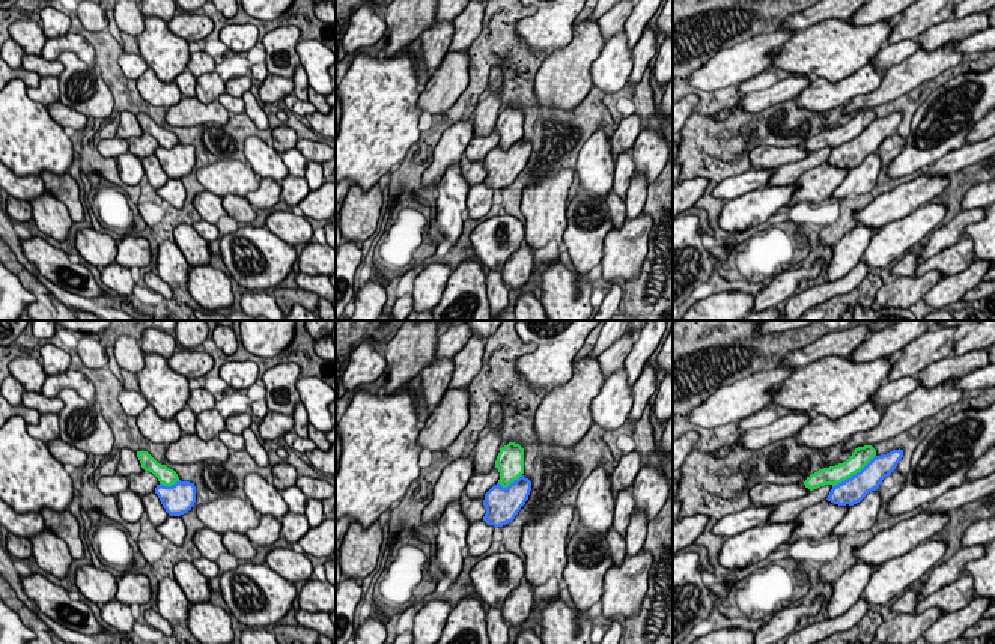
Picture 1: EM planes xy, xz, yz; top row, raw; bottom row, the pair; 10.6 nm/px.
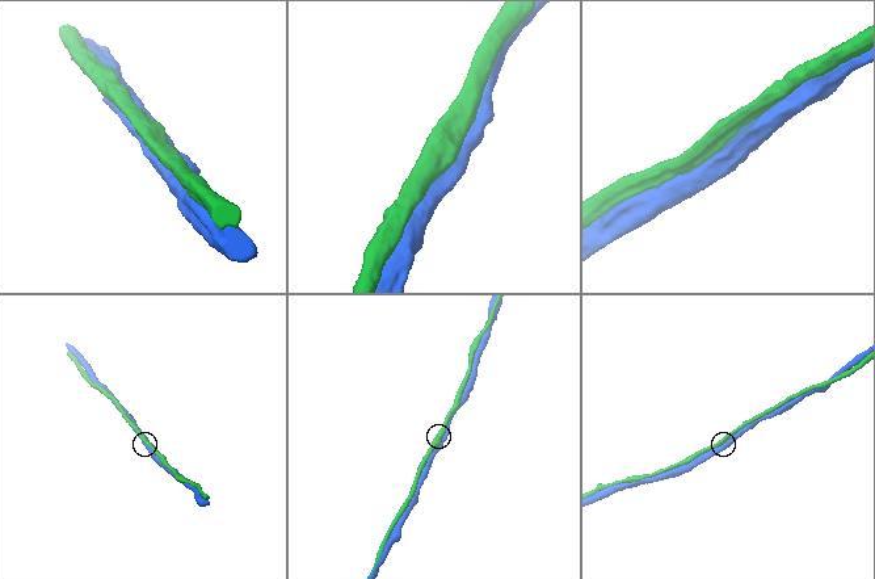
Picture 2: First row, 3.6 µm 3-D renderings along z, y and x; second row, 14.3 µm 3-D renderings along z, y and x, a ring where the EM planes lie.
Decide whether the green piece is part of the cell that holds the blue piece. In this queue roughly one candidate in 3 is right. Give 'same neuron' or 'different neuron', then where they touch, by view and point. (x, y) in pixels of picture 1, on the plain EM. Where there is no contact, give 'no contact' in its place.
same neuron; contact yz (855, 137)

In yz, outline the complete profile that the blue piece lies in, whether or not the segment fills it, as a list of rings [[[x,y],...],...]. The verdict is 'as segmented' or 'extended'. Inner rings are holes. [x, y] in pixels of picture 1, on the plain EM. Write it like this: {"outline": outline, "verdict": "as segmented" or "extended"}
{"outline": [[[872,108],[858,110],[846,125],[819,132],[807,140],[804,147],[810,153],[831,147],[828,164],[854,169],[869,155],[876,153],[882,143],[891,138],[902,120],[903,113],[900,111],[878,119]]], "verdict": "extended"}

